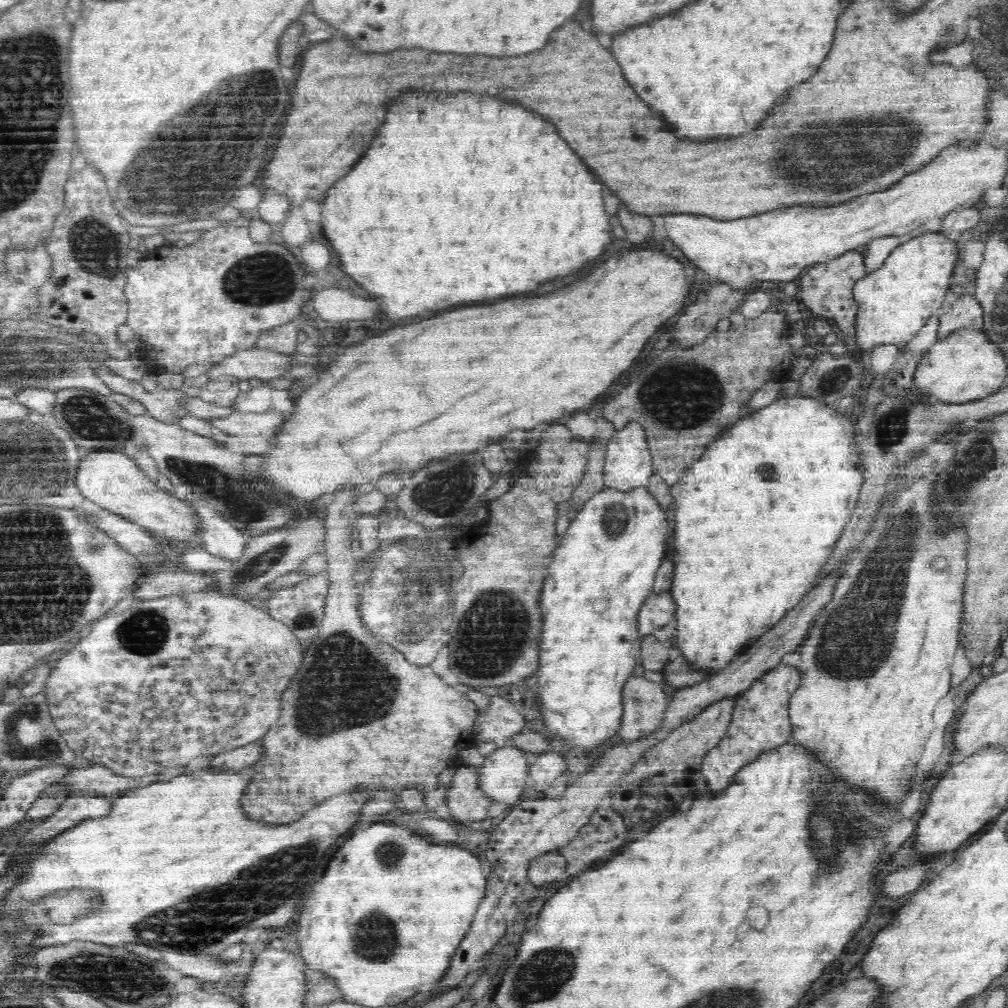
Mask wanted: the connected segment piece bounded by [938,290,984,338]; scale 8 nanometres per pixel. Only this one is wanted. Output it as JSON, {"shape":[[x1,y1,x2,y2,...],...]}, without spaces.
{"shape":[[959,290,958,298,950,306,950,310,944,312,939,318,939,338,944,338,956,331,956,328,966,325,982,327,983,316,983,305,978,301,978,298,974,294]]}

